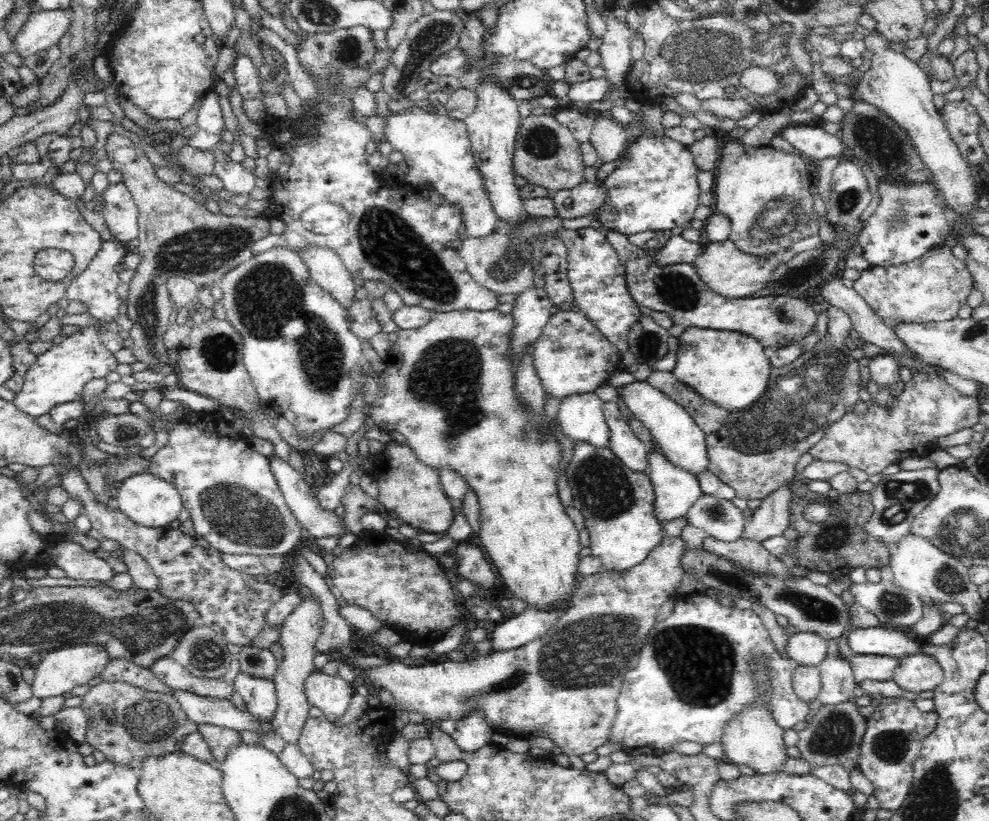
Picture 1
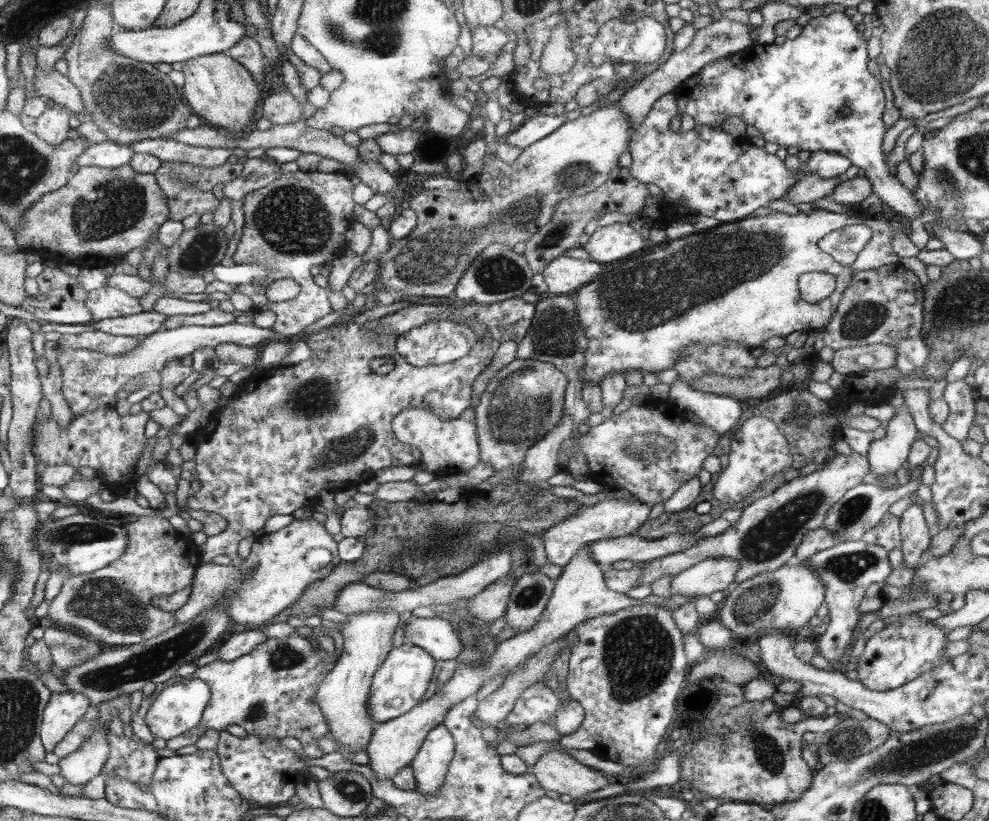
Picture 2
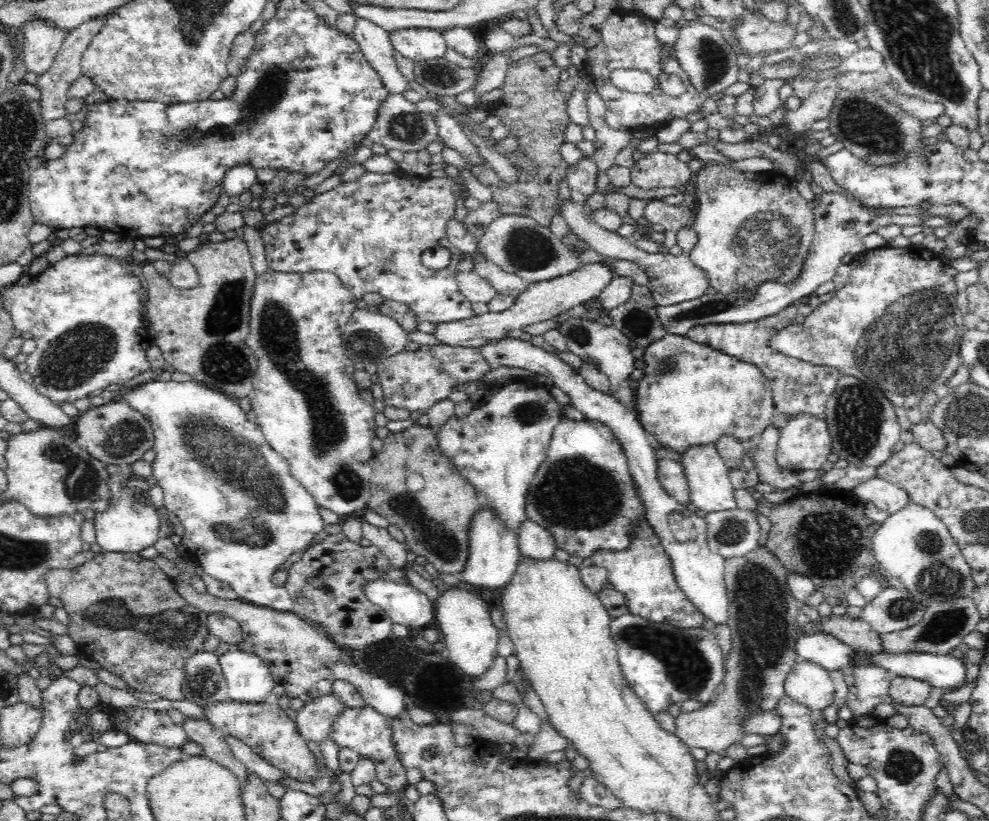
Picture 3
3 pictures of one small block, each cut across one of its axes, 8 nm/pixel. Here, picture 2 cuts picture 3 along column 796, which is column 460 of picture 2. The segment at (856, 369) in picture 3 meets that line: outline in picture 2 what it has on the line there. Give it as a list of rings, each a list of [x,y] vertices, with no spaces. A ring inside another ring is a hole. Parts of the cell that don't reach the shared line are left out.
[[[444,319],[428,321],[411,331],[400,335],[396,348],[407,359],[408,364],[418,368],[430,367],[434,364],[448,364],[466,356],[478,342],[474,330],[464,326],[464,323],[455,323]]]

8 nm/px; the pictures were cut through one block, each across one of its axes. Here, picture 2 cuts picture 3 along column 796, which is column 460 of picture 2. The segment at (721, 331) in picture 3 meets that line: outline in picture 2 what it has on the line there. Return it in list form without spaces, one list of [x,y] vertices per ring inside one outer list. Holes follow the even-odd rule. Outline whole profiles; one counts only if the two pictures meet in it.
[[[510,298],[490,306],[461,303],[457,303],[456,307],[426,304],[408,306],[380,318],[378,337],[374,337],[376,329],[365,331],[361,325],[353,322],[330,326],[313,332],[305,340],[313,350],[313,355],[308,360],[292,366],[277,366],[270,370],[258,368],[256,373],[229,397],[228,407],[218,408],[216,418],[210,419],[210,438],[195,445],[195,458],[186,471],[198,474],[196,482],[199,486],[199,495],[188,498],[187,508],[212,512],[227,521],[224,532],[208,536],[206,542],[200,546],[200,557],[203,558],[204,564],[212,563],[212,559],[220,555],[231,559],[230,566],[242,564],[244,559],[238,555],[240,541],[253,535],[254,530],[260,530],[266,518],[270,516],[275,518],[276,514],[294,515],[296,496],[300,508],[314,510],[315,505],[303,502],[302,496],[316,498],[322,490],[335,493],[341,489],[357,487],[361,482],[374,479],[376,472],[382,471],[383,468],[415,466],[421,458],[421,453],[416,447],[404,444],[396,438],[391,429],[393,418],[409,408],[429,410],[444,420],[458,418],[472,404],[472,384],[493,360],[490,348],[496,348],[497,344],[508,340],[519,343],[532,326],[536,307],[537,302],[528,304],[522,298]],[[442,314],[474,318],[476,322],[483,323],[490,332],[462,359],[421,368],[408,364],[407,359],[396,348],[399,336],[428,321],[438,320],[432,316]],[[321,350],[328,352],[326,359],[316,357],[316,353]],[[383,356],[391,356],[395,367],[389,374],[378,376],[371,370],[370,363]]]

